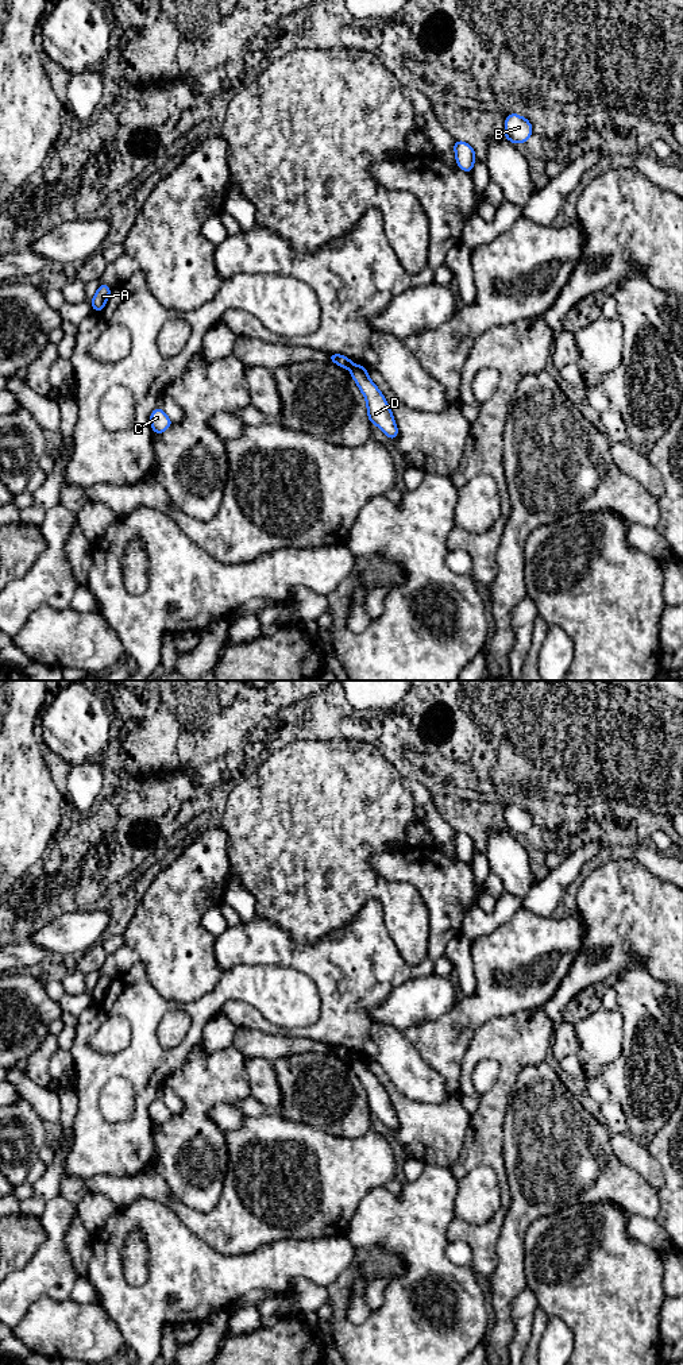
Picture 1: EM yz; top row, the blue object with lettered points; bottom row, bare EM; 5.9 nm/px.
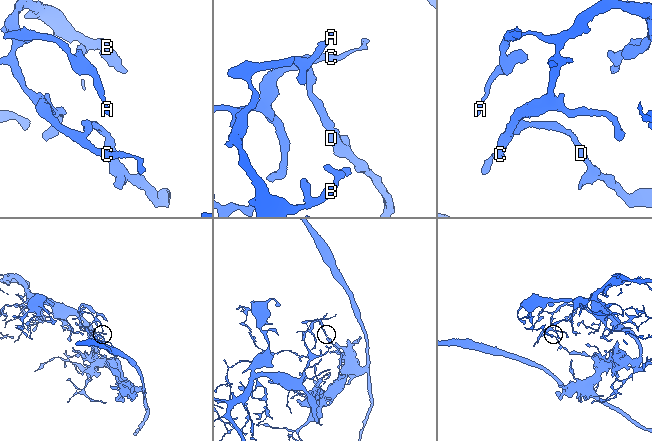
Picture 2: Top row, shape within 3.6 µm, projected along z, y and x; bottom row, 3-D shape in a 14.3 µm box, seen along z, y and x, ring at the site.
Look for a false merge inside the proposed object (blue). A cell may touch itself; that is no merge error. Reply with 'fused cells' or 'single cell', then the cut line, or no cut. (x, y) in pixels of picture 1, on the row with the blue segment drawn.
fused cells; cut yz (354, 365), (350, 369)

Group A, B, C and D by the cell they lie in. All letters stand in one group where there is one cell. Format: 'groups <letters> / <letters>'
groups A B C / D

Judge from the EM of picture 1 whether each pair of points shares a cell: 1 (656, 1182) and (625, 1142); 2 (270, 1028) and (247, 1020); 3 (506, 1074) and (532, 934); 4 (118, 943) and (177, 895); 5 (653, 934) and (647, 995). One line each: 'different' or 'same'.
1: same
2: same
3: different
4: different
5: different

